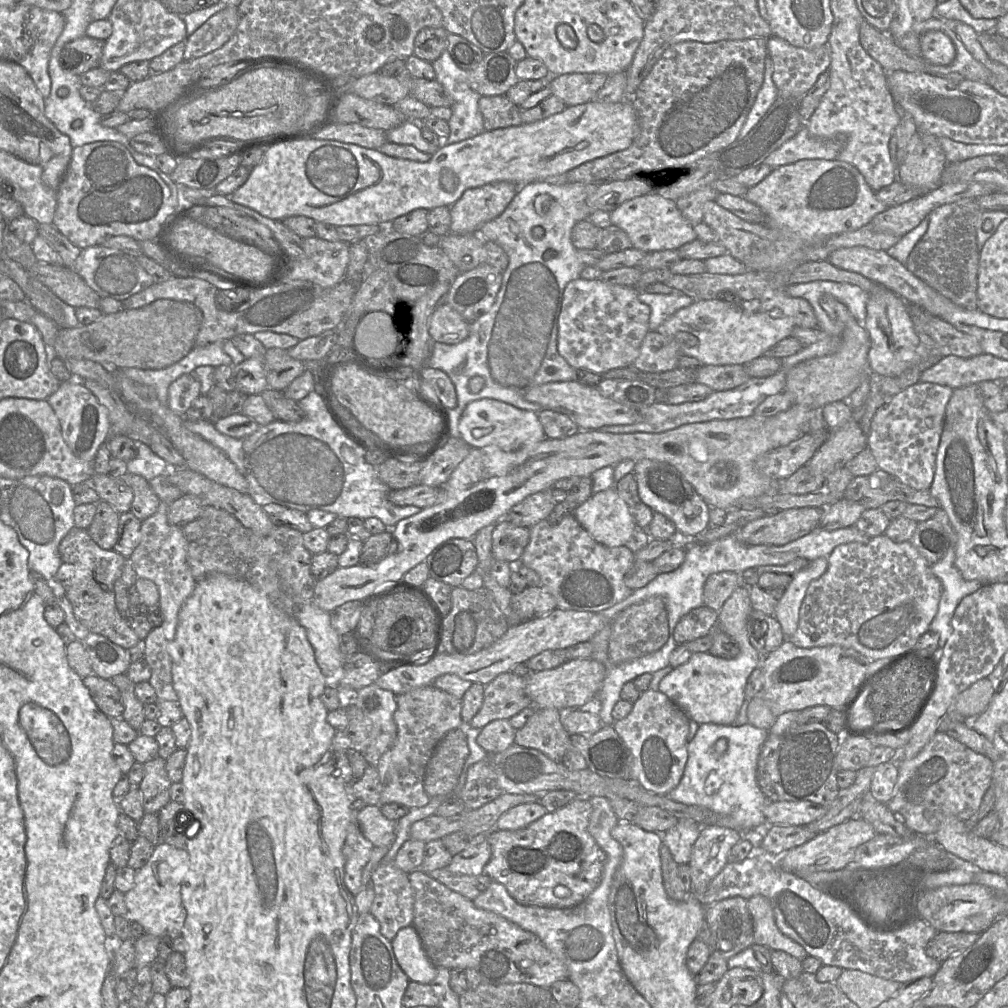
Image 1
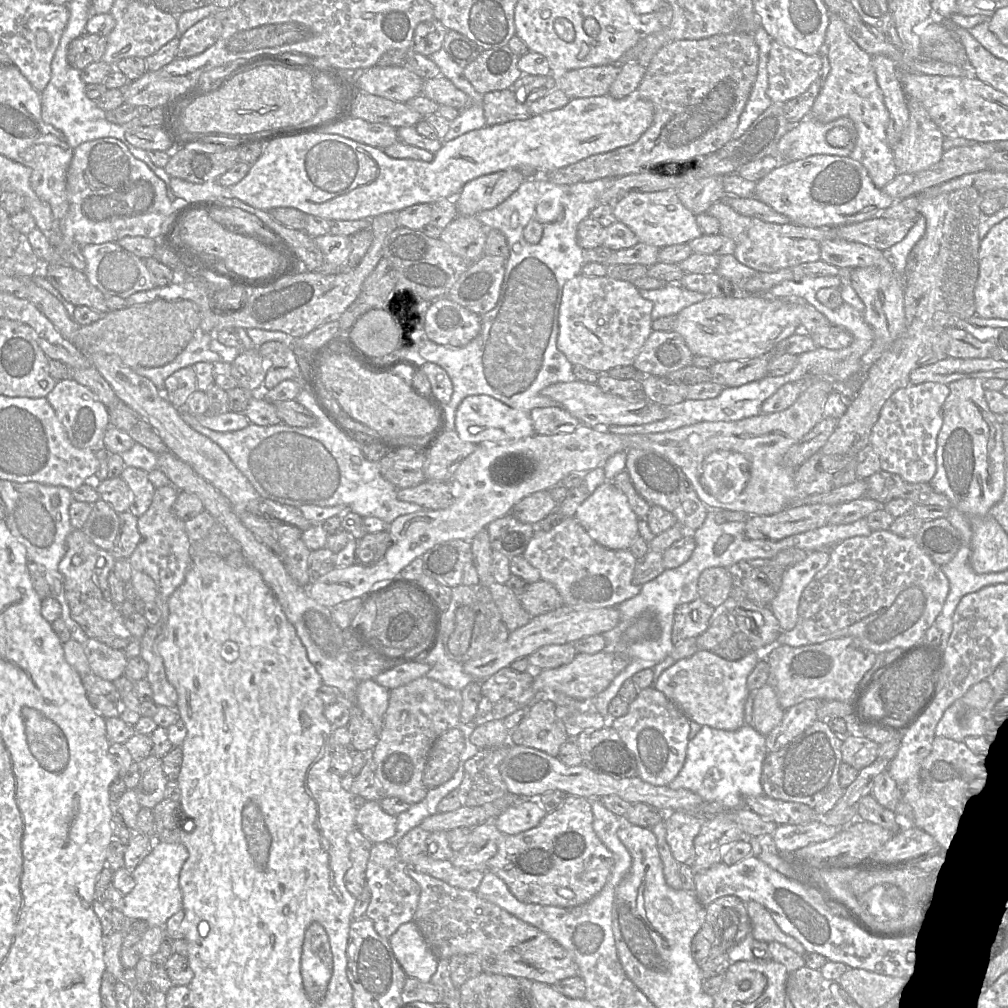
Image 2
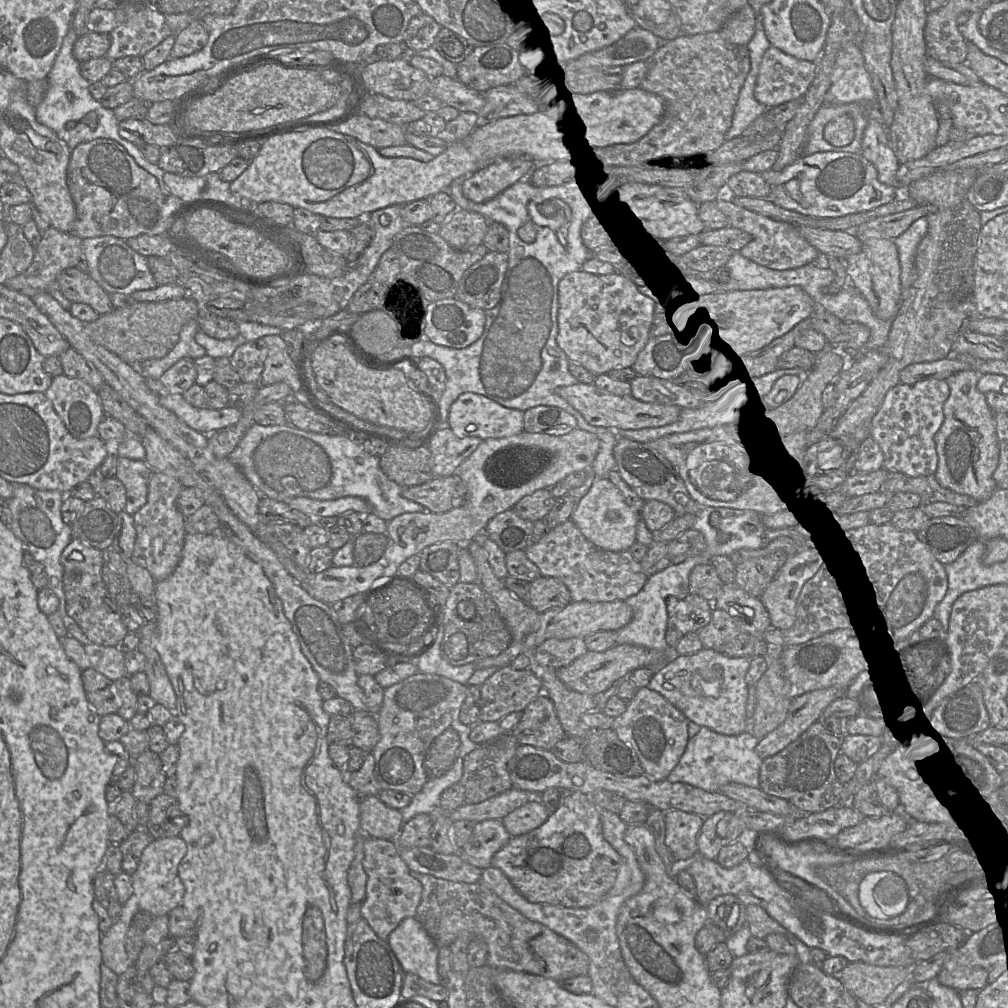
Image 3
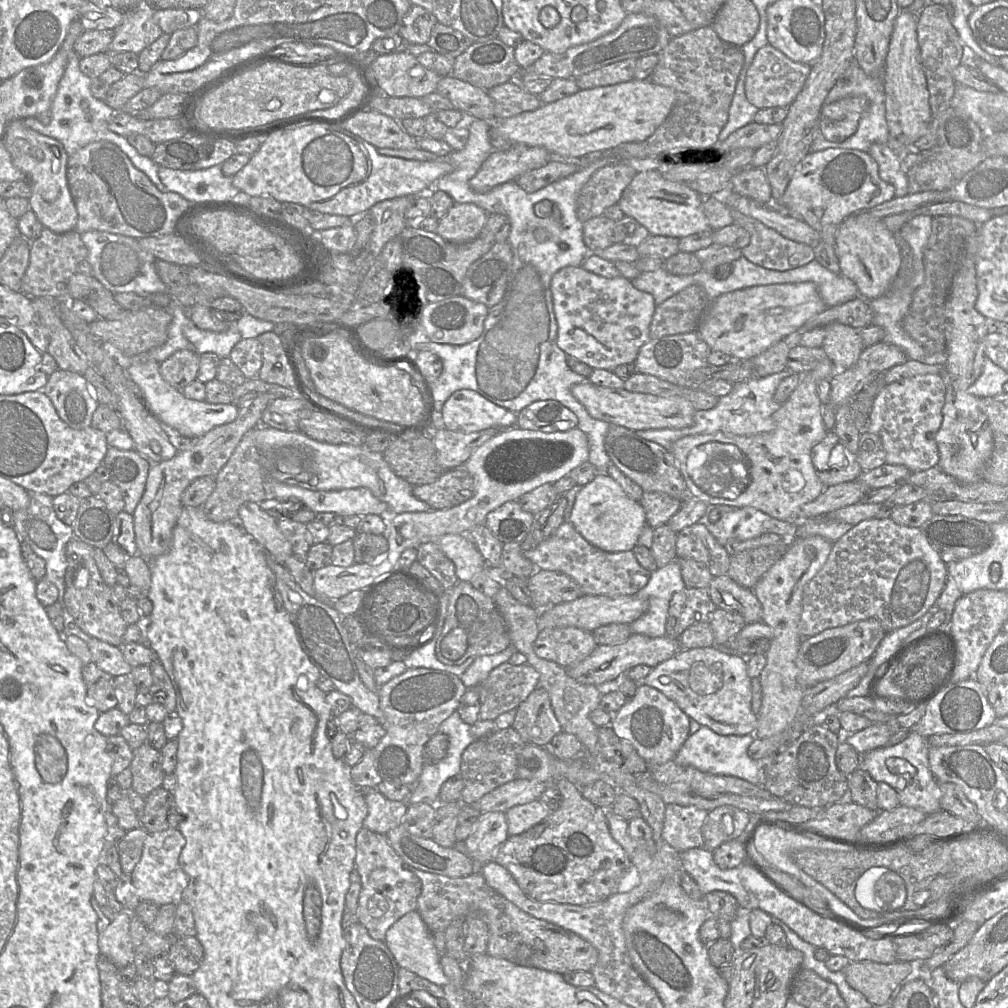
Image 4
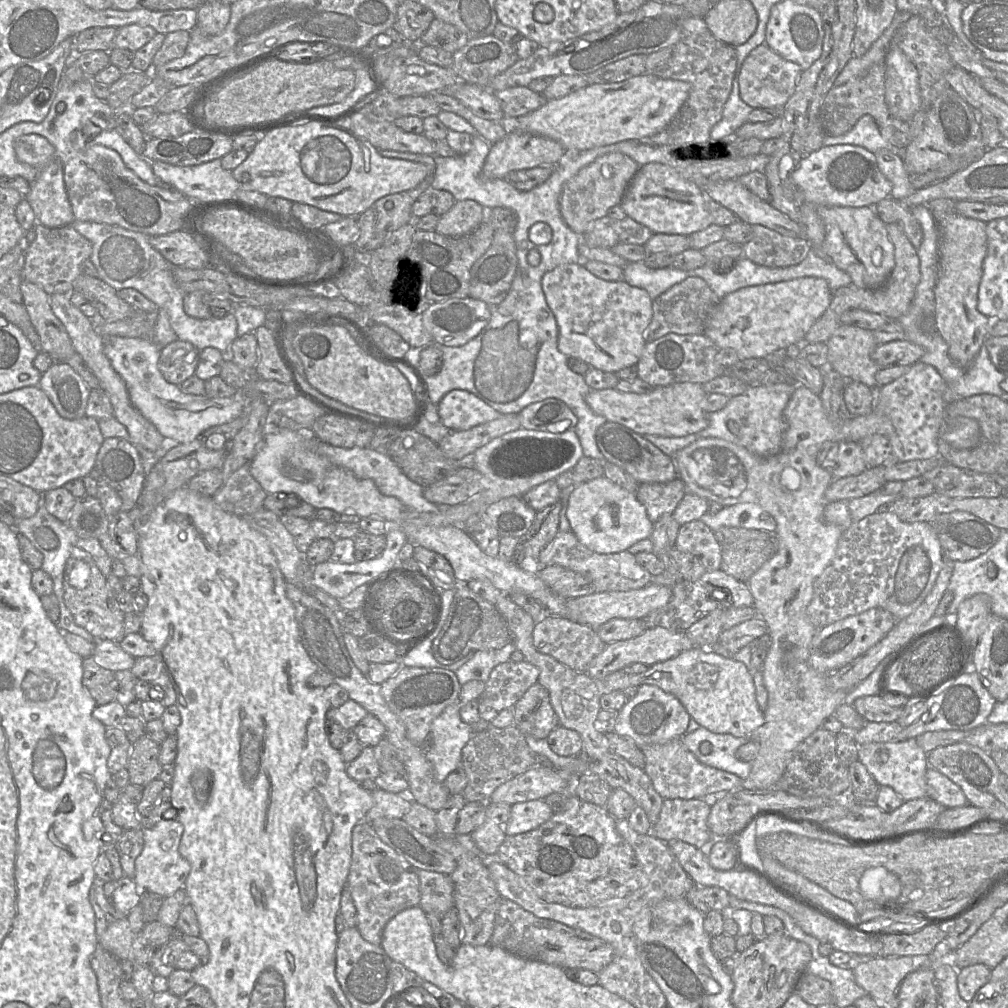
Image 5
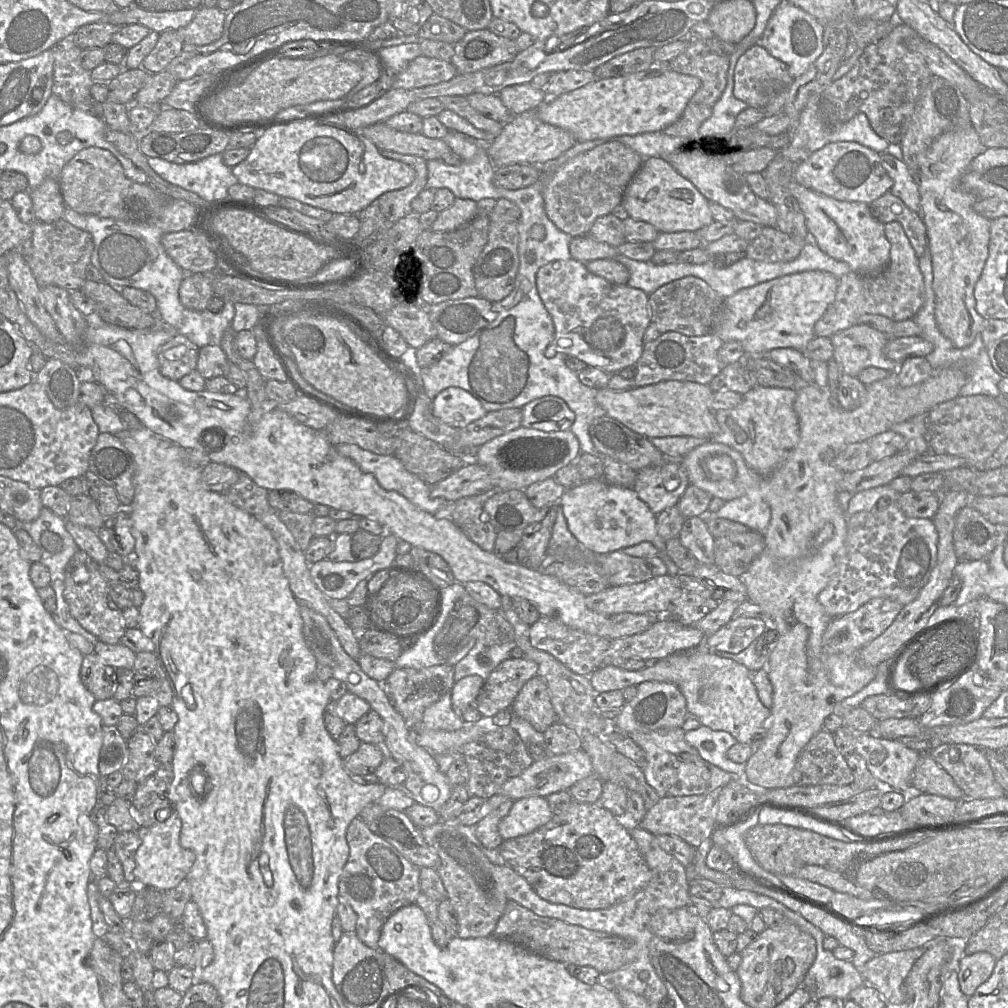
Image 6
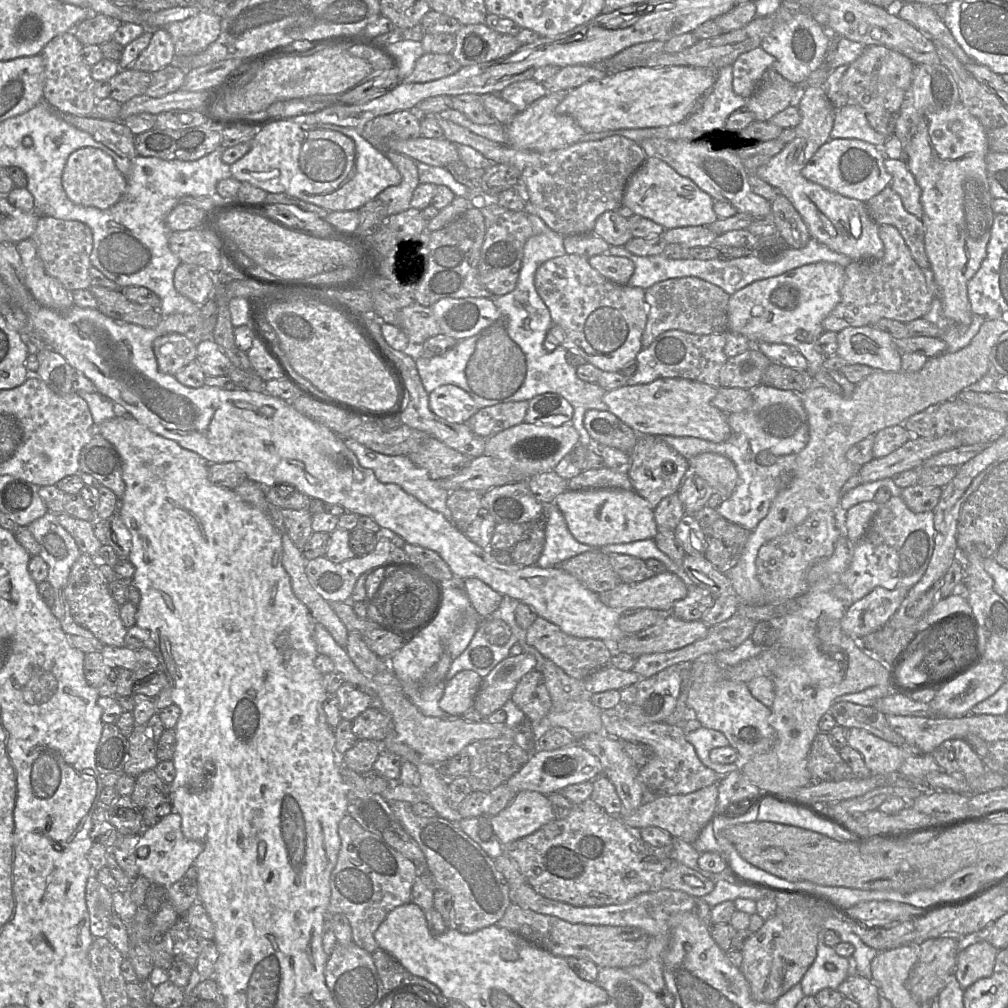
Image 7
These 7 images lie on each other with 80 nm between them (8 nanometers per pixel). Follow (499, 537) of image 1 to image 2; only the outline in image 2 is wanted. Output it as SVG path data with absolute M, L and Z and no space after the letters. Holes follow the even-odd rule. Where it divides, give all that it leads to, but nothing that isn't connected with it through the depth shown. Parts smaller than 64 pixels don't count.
M509 513L492 521L487 530L492 549L513 558L523 555L534 535L535 526L523 523Z

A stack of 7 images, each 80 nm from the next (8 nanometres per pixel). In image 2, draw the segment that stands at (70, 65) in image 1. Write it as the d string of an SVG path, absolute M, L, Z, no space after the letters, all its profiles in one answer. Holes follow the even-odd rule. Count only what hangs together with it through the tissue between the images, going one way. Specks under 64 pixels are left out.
M83 33L70 42L67 61L75 69L83 70L89 64L103 59L107 46L107 36Z

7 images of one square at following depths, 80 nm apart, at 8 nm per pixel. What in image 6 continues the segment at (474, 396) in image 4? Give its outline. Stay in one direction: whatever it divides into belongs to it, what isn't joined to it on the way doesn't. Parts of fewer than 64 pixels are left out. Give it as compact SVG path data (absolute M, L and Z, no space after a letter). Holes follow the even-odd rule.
M459 387L442 390L433 400L434 415L445 424L462 429L488 411L469 392Z

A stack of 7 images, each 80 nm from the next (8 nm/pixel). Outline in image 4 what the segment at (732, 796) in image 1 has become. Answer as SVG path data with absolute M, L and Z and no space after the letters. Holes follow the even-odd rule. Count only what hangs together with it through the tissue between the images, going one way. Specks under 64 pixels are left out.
M701 725L696 733L688 736L674 761L679 766L692 766L702 772L715 775L735 776L764 787L763 763L748 755L748 748L755 738L754 734L719 735L710 728Z

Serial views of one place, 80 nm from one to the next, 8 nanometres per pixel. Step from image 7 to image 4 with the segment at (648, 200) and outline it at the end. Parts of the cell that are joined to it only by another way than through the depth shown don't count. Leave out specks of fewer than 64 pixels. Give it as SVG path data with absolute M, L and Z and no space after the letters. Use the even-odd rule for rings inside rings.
M649 170L635 175L624 190L618 205L625 216L638 221L650 235L680 239L709 229L703 200L704 198L691 188L666 179L661 170Z

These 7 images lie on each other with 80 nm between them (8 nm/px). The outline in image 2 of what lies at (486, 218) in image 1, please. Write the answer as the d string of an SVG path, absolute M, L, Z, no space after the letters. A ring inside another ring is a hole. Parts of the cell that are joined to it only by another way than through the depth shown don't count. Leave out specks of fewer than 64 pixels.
M519 169L483 175L467 182L454 197L458 215L475 216L490 210L509 198L527 178Z

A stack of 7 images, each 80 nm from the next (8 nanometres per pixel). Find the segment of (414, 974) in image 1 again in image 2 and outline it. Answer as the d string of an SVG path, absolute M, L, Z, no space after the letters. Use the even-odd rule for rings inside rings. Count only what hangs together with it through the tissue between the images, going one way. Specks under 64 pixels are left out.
M414 921L400 925L388 941L407 977L431 982L438 968L438 958L429 949Z

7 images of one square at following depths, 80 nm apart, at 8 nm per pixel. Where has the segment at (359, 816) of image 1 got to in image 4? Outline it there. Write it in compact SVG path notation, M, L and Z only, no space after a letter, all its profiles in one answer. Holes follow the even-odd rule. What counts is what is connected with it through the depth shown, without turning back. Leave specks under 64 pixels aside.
M364 790L367 815L363 826L373 832L386 835L401 825L402 817L408 810L408 803L392 801L375 790Z

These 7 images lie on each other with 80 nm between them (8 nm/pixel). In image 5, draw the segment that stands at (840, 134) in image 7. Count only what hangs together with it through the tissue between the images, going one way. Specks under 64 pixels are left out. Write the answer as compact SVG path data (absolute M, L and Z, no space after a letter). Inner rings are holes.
M869 114L861 116L854 127L847 133L840 136L826 135L823 140L823 146L840 144L861 146L873 153L880 149L892 151L894 147L882 137L874 118Z

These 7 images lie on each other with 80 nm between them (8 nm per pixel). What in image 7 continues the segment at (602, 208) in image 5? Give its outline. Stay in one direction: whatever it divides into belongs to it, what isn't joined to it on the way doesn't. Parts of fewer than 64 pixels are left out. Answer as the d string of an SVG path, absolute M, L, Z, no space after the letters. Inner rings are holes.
M439 114L420 115L420 116L433 117L438 123L438 125L442 128L443 137L447 139L448 141L452 143L459 143L459 144L467 145L476 149L482 155L484 155L485 158L487 158L491 163L507 164L507 165L511 165L519 169L522 175L522 191L524 191L527 196L526 211L528 213L532 212L536 214L537 216L539 216L547 224L549 228L551 228L553 231L563 236L592 233L596 219L598 218L599 215L601 215L602 213L606 211L616 210L617 208L619 208L623 203L624 190L625 190L625 186L629 178L642 165L642 163L647 158L647 156L645 155L644 151L642 150L639 144L620 135L613 135L613 136L609 136L609 137L606 137L600 140L594 140L594 141L577 142L575 144L572 144L562 149L541 153L541 152L536 152L536 151L531 151L531 150L519 150L519 149L515 149L509 146L508 144L501 144L501 143L488 140L484 137L481 137L472 133L471 131L469 131L467 128L463 126L460 126L450 120L446 120L442 118Z

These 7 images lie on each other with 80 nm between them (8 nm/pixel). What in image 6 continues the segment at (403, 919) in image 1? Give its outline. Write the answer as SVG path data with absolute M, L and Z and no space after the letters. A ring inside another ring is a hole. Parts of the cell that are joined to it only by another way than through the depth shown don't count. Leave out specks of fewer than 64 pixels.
M354 818L346 831L349 857L339 878L339 900L346 901L357 914L355 933L369 948L379 949L381 929L398 909L414 904L420 891L420 868L413 865L392 845Z

